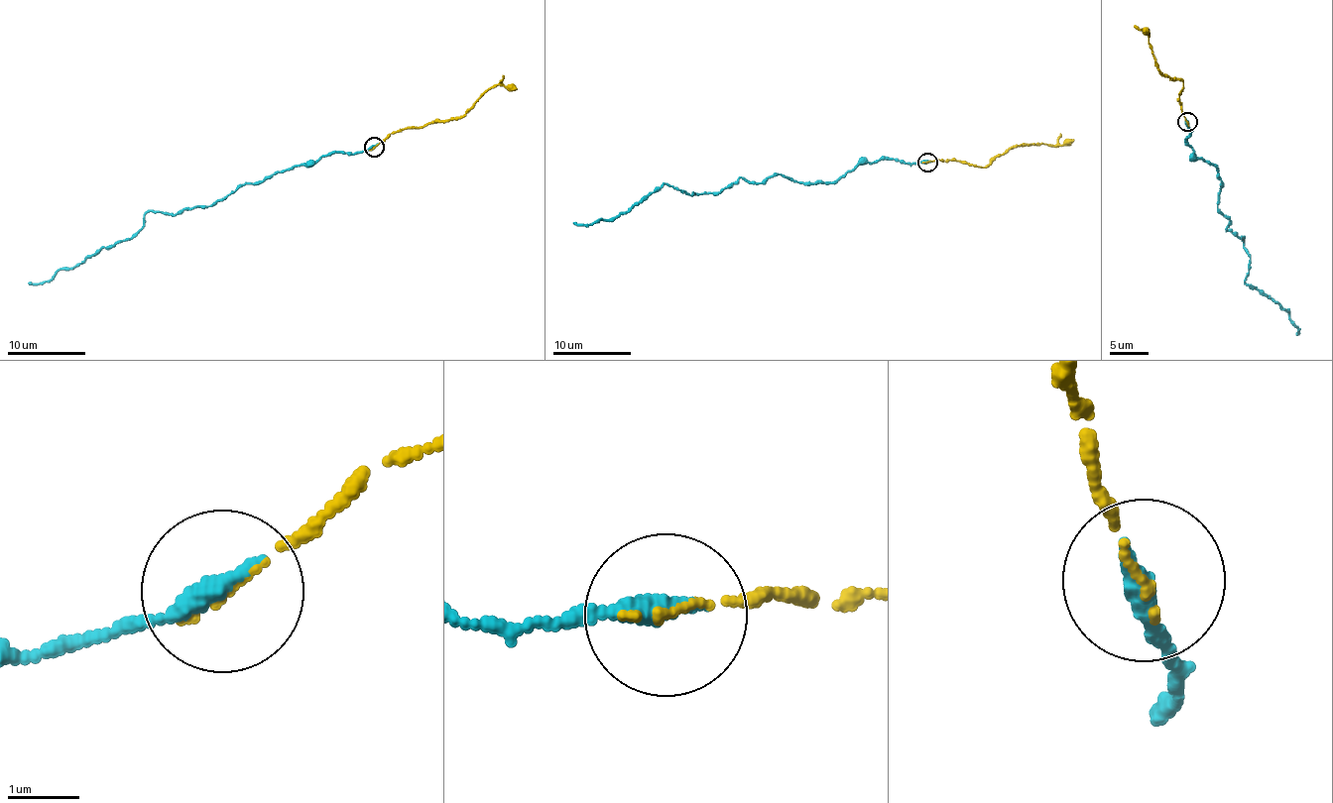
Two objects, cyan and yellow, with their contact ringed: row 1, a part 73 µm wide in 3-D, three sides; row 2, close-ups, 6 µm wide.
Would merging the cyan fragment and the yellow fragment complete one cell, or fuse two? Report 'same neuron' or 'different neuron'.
same neuron

